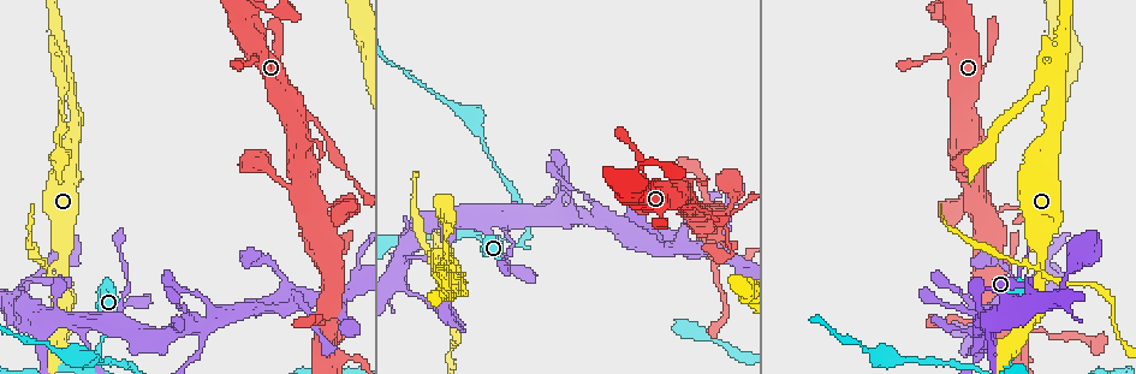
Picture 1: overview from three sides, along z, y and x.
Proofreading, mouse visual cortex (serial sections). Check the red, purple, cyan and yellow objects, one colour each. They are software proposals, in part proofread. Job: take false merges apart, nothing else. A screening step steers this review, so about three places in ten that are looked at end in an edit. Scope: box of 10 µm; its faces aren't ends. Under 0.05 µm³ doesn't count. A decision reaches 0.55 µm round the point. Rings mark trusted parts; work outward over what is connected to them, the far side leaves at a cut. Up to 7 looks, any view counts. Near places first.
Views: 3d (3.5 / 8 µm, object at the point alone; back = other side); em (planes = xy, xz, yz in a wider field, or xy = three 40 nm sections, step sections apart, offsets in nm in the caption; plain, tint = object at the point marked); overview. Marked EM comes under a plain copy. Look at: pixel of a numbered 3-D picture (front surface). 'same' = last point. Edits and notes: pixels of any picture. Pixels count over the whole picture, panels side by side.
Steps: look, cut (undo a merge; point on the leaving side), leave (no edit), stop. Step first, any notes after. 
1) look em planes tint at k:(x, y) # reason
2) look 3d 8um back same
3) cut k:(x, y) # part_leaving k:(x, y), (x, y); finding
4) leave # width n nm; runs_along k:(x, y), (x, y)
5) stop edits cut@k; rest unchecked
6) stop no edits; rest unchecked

look 3d 3.5um back at 1:(101, 344) # narrows sharply

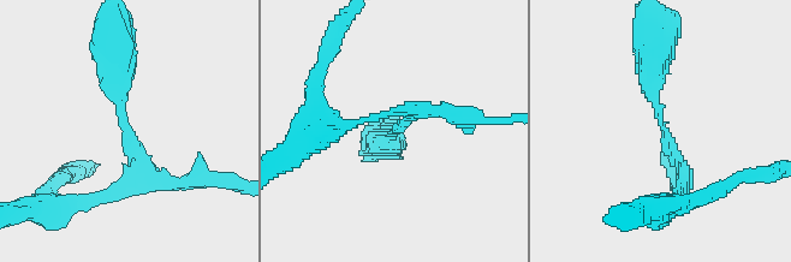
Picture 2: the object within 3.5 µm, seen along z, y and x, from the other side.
look em xy step 5 tint at 2:(125, 126) # arm_widths 200, 400 nm

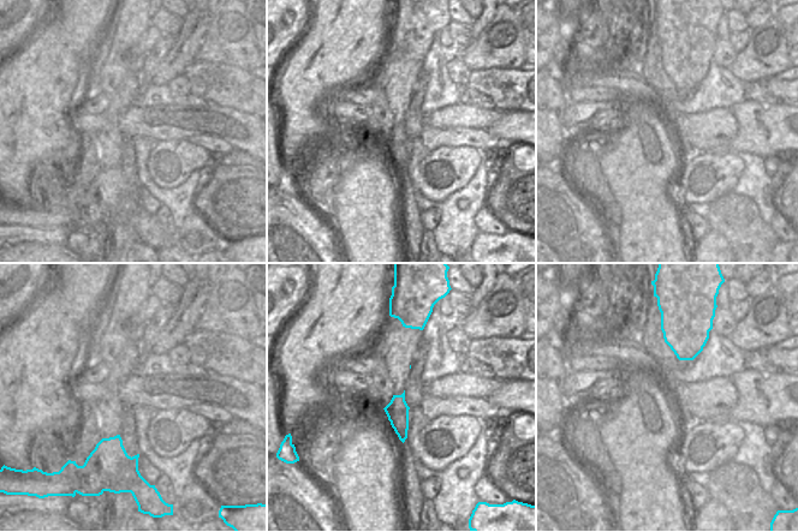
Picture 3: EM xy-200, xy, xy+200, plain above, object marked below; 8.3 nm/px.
leave # width 190 nm; runs_along 2:(114, 51), (136, 161), (170, 184); one cell here

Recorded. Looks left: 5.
look 3d 3.5um at 1:(1039, 274) # abrupt turn

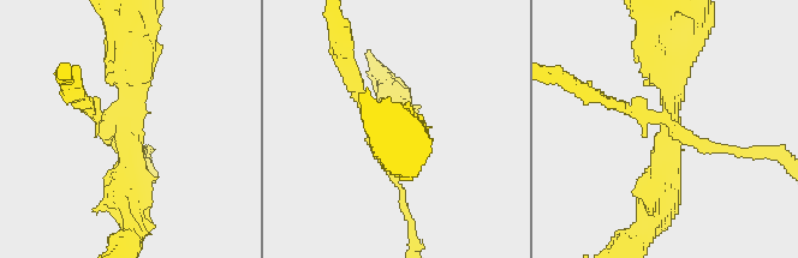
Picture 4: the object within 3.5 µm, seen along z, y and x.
look em xy step 1 tint at 4:(123, 129) # now the EM

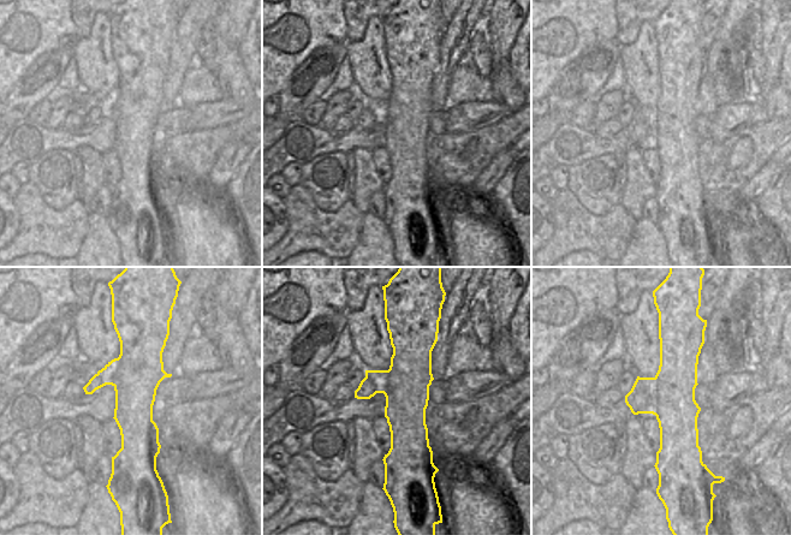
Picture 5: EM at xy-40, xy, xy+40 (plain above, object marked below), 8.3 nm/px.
cut 4:(708, 149) # arm_widths 100, 150, 350, 350 nm; border 5:(654, 378), (655, 414); a second cell is stuck on

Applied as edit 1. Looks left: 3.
look overview

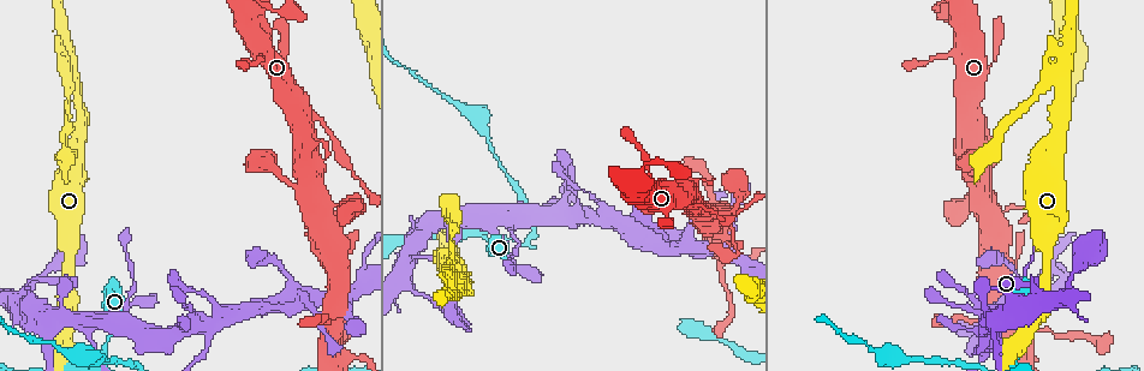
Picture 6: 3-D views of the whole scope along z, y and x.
look 3d 3.5um at 6:(457, 283) # sudden change in width

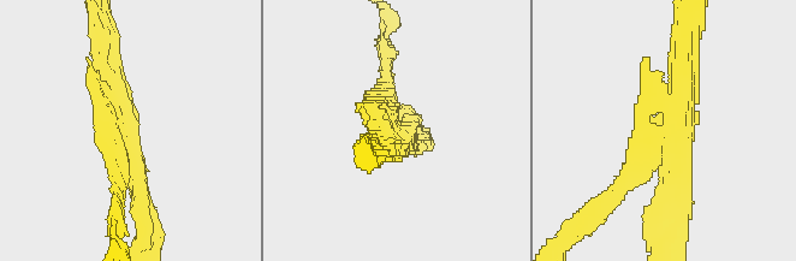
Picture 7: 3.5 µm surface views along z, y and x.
cut 7:(105, 148) # part_leaving 7:(119, 144), (116, 144), (116, 230); two cells meet here

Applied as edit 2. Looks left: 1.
stop edits cut@4, cut@7; rest unchecked

